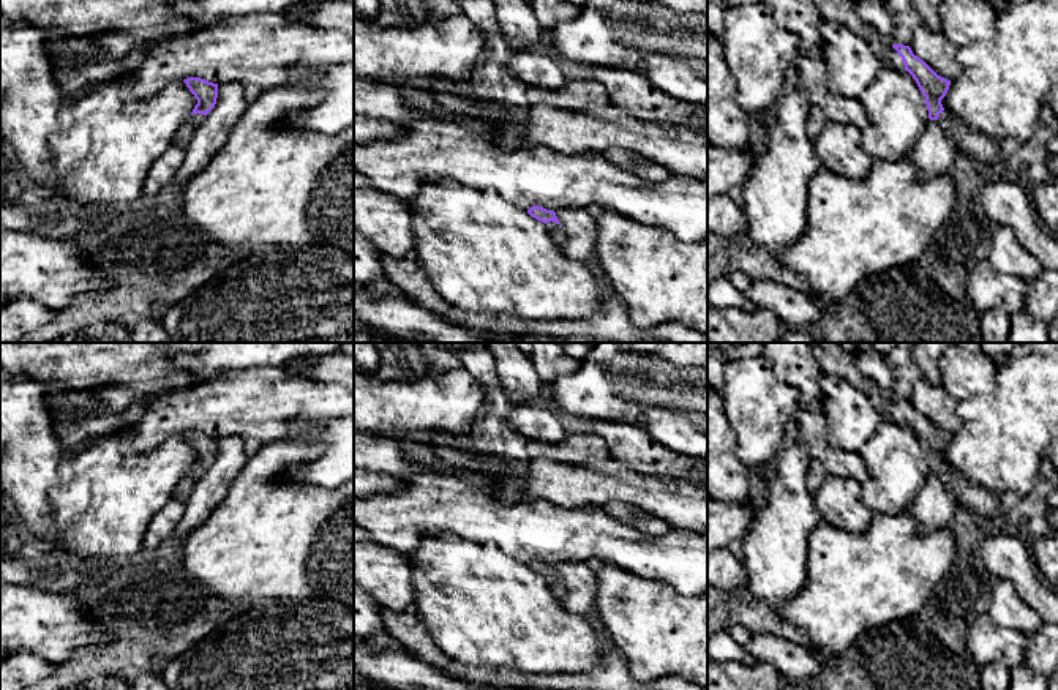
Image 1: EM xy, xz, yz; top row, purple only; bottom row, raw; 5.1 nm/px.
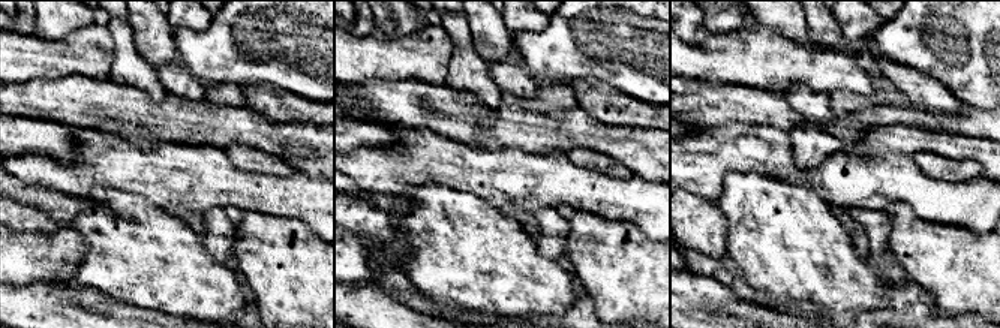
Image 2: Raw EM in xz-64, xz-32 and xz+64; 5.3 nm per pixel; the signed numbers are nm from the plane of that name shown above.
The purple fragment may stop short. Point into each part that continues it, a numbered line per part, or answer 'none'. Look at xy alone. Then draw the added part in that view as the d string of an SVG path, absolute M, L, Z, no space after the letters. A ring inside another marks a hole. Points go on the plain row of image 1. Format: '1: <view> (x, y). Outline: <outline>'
1: xy (182, 491). Outline: M193 467L175 486L174 497L186 504L194 483L205 474L207 469Z

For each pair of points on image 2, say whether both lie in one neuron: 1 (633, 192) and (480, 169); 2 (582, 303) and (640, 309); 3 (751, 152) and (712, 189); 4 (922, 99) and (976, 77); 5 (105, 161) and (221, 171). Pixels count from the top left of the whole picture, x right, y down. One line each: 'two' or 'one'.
1: one
2: two
3: one
4: two
5: one

